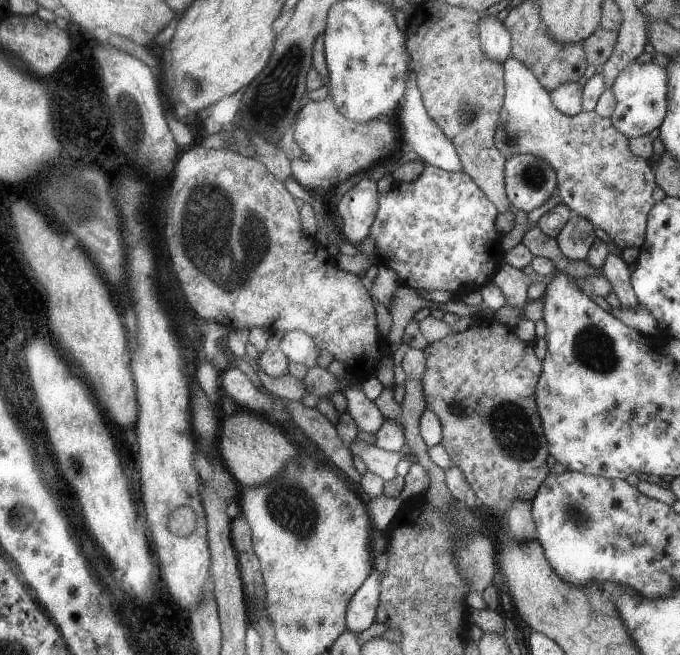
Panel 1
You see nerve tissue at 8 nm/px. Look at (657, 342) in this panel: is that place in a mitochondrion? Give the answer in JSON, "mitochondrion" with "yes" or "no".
{"mitochondrion":"no"}

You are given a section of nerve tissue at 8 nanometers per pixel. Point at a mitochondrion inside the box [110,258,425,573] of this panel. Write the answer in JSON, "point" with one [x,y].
{"point":[290,504]}

